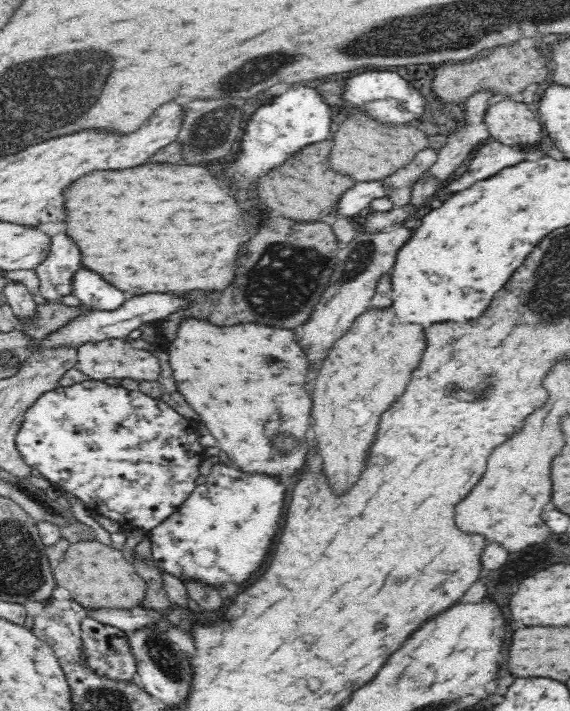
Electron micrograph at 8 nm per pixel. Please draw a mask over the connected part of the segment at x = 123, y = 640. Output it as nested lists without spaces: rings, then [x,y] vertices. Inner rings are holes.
[[[88,616],[81,622],[81,662],[100,678],[113,682],[133,682],[138,675],[138,659],[130,647],[130,639],[124,629]]]

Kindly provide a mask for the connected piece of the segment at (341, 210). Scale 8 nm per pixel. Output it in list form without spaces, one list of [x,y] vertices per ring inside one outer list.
[[[384,179],[357,181],[357,183],[344,192],[342,198],[340,198],[336,216],[326,218],[324,222],[331,225],[338,218],[356,215],[361,210],[364,210],[364,208],[368,208],[372,200],[376,200],[376,198],[388,198],[388,196],[390,196],[390,189],[388,189],[388,185],[386,185]]]

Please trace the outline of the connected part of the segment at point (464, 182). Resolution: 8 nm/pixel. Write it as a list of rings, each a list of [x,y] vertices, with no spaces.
[[[492,140],[482,146],[476,156],[478,158],[472,160],[472,164],[464,172],[464,176],[460,180],[452,182],[448,189],[452,189],[452,192],[458,192],[464,188],[470,188],[474,182],[490,178],[496,172],[500,172],[502,168],[522,162],[526,158],[526,152],[520,152],[516,148],[508,148],[508,146]]]

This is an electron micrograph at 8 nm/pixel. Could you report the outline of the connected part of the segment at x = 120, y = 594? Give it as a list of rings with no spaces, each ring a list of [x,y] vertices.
[[[97,540],[70,544],[52,575],[56,584],[67,588],[71,598],[87,609],[130,610],[146,600],[146,581],[122,555],[122,550]]]

